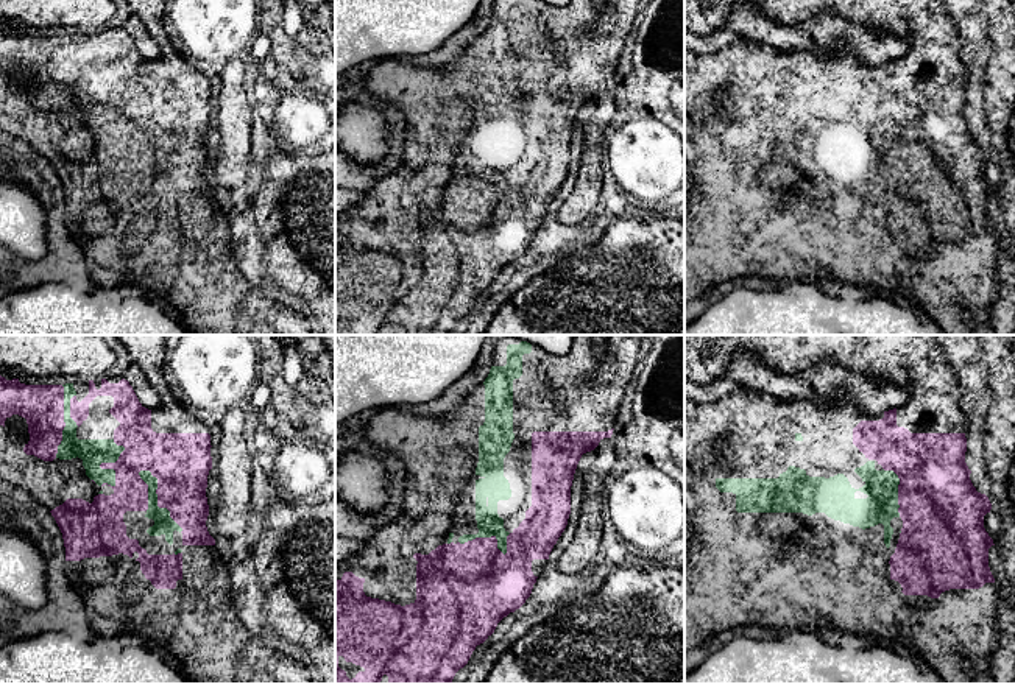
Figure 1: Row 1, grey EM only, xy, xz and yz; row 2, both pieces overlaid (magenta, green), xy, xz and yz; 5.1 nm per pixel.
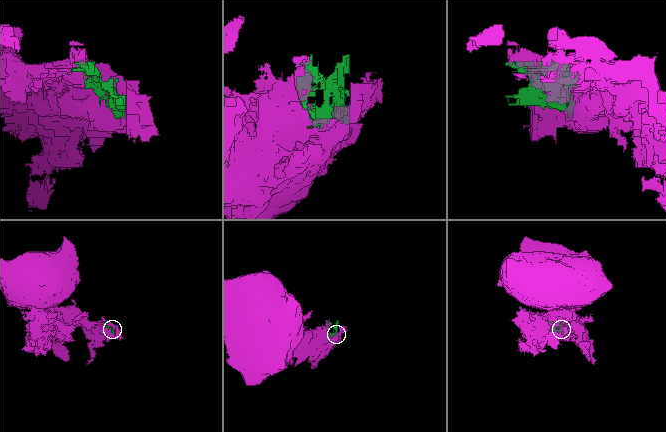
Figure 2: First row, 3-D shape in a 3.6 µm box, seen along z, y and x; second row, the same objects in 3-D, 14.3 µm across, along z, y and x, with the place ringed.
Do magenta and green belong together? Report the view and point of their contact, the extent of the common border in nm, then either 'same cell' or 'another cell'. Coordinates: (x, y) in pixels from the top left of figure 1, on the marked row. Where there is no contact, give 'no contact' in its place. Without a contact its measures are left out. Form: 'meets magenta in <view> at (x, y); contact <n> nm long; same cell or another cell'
meets magenta in xy at (158, 500); contact 380 nm long; another cell

